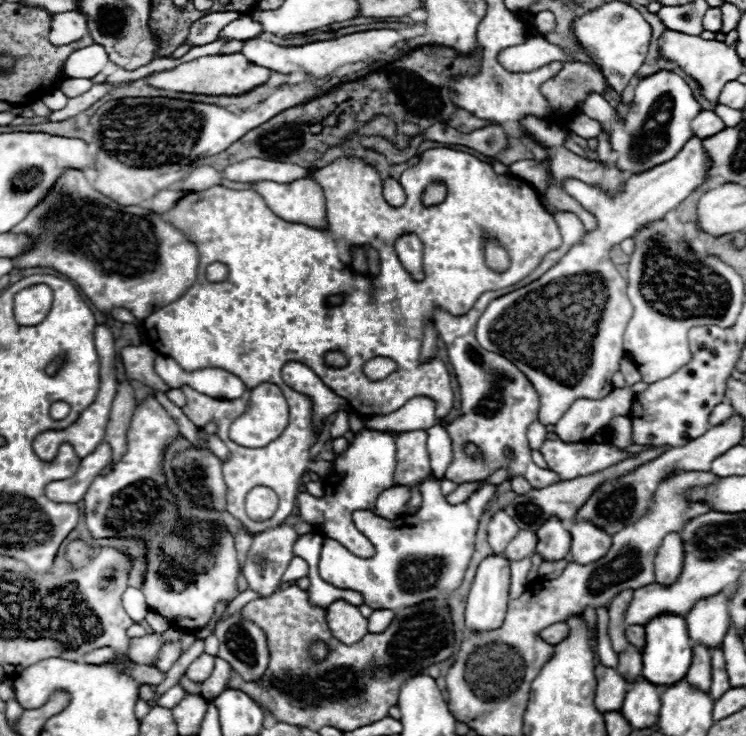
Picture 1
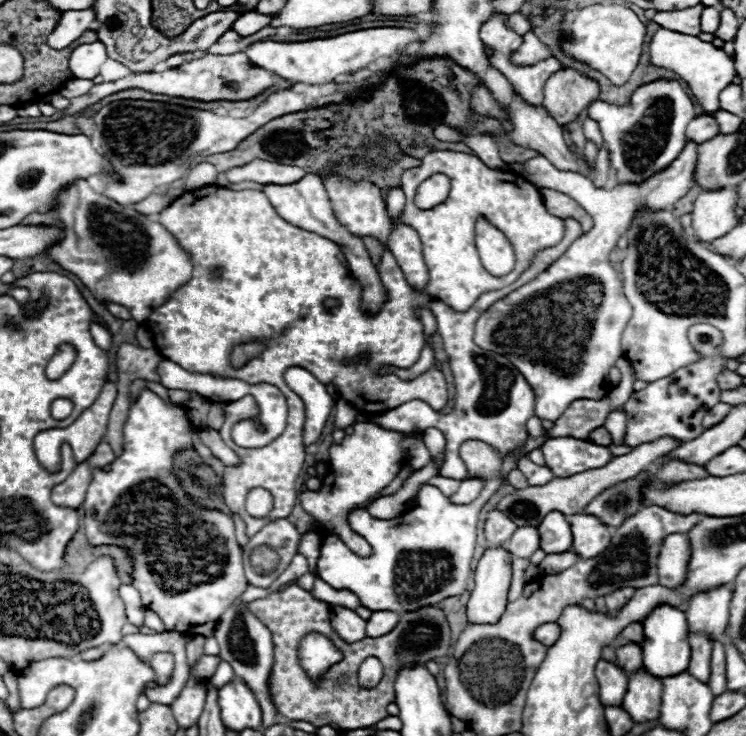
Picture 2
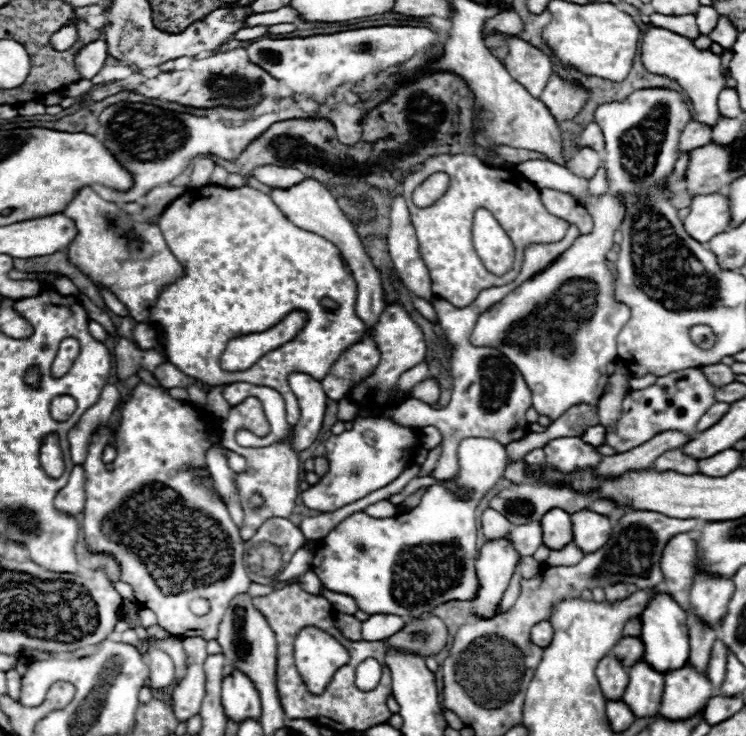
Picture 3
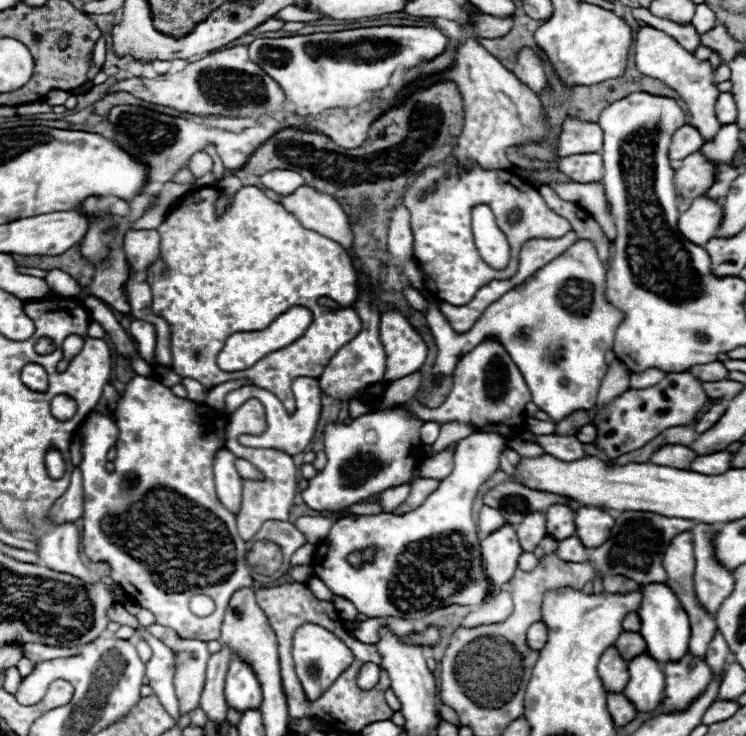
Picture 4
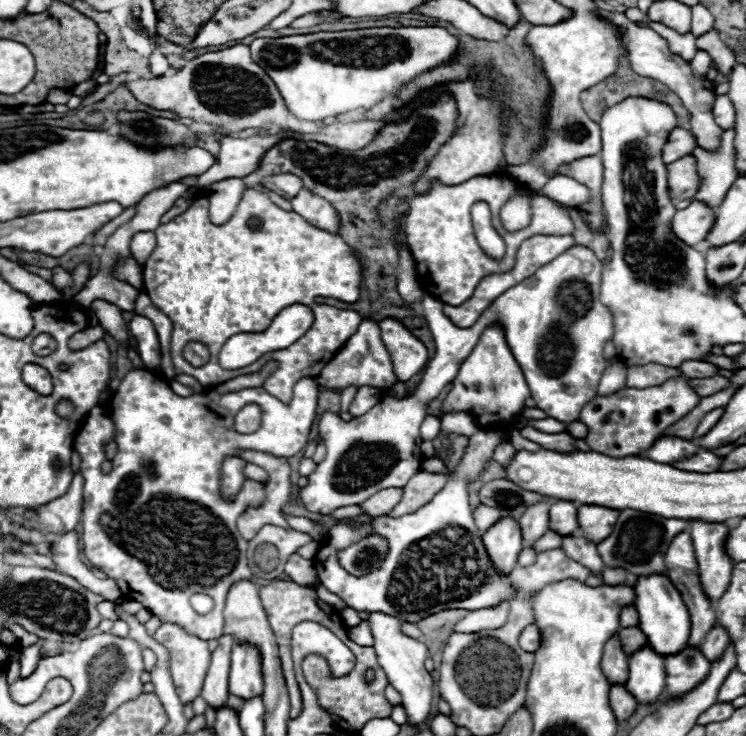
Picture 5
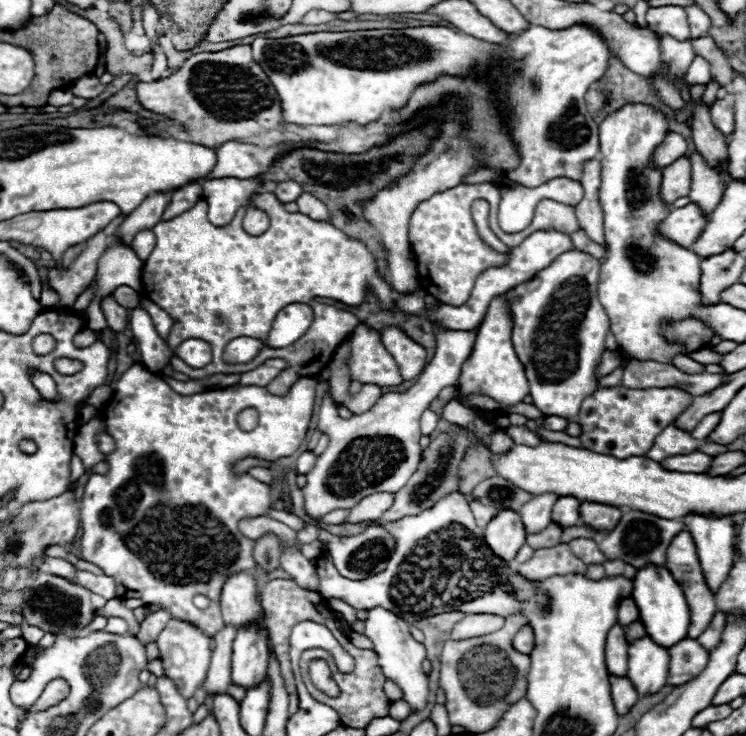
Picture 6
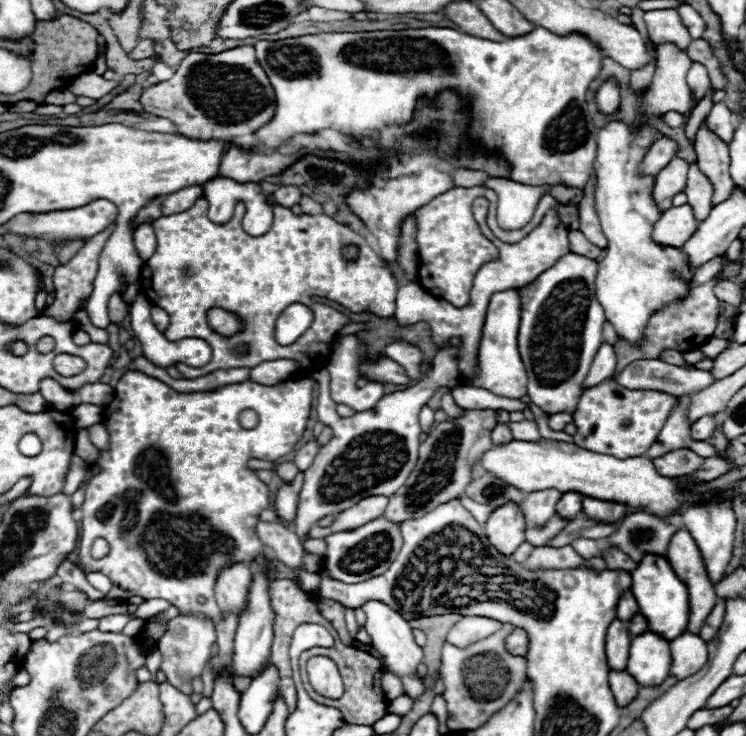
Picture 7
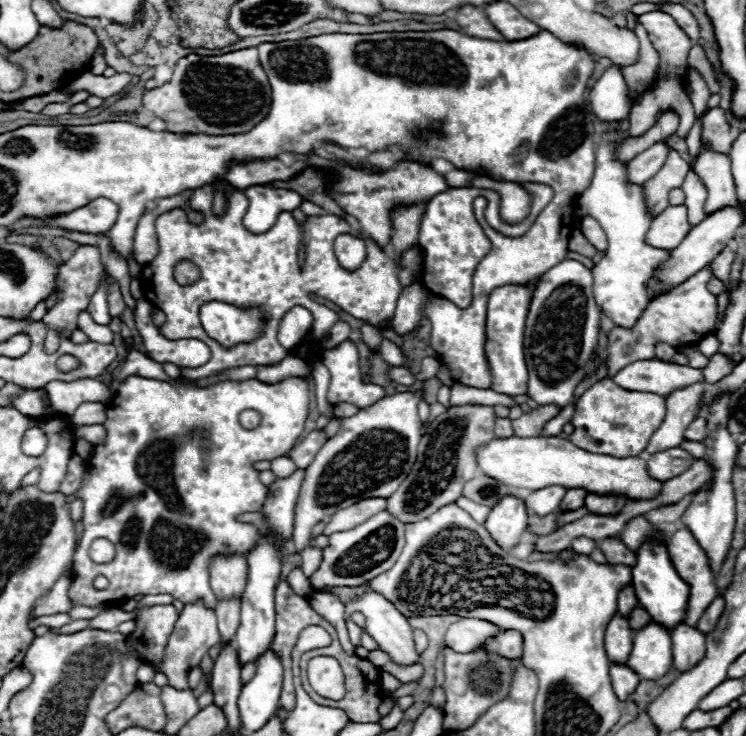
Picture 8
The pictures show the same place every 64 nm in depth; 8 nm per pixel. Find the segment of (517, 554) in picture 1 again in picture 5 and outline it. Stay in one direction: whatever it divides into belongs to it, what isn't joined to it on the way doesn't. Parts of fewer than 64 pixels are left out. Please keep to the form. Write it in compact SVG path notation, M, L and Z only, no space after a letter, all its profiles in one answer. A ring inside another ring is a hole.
M552 498L544 500L544 504L536 504L524 512L524 516L518 520L520 532L524 538L524 546L530 546L548 532L548 508L552 506Z

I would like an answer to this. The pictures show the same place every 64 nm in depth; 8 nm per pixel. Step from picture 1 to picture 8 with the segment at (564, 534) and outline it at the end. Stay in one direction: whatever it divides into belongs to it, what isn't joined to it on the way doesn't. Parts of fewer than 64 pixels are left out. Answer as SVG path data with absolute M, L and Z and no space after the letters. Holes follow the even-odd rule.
M572 488L564 494L562 502L560 502L560 508L566 510L566 512L572 512L572 510L578 510L584 506L584 498L586 498L586 492L582 488Z

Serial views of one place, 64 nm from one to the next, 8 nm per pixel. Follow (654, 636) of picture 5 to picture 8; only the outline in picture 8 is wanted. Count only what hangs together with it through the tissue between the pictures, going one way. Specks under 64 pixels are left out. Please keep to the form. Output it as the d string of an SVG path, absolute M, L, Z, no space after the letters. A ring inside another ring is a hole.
M644 544L636 558L636 568L632 568L632 586L636 598L640 606L650 614L652 622L672 632L680 622L684 622L688 604L688 584L684 584L684 580L680 580L678 572L672 568L672 560L664 544Z

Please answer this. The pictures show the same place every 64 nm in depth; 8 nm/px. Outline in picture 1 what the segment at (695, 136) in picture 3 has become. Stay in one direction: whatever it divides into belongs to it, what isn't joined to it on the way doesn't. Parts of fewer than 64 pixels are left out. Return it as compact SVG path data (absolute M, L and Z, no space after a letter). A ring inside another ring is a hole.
M702 110L696 120L692 122L692 130L696 136L700 138L708 138L708 136L714 136L716 132L724 130L724 122L720 120L720 116L714 112L714 110Z

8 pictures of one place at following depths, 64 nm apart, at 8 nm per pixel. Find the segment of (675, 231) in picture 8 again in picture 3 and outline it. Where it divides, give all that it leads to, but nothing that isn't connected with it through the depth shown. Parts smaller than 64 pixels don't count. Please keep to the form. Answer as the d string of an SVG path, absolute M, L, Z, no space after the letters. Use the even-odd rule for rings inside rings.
M700 194L692 200L684 228L694 240L700 240L704 244L712 240L712 236L726 232L730 228L730 222L730 200L726 194Z

